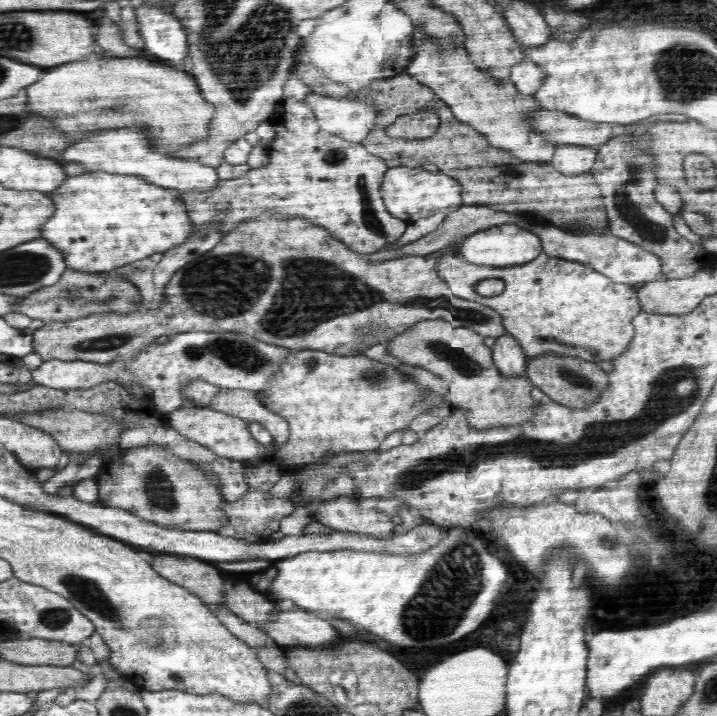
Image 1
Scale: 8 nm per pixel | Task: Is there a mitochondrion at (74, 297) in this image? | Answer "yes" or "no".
yes

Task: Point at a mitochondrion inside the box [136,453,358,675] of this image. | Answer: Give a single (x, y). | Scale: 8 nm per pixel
(156, 486)

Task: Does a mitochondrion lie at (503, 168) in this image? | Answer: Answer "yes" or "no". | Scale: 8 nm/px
yes

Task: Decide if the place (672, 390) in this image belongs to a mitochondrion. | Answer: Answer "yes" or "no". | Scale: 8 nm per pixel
yes

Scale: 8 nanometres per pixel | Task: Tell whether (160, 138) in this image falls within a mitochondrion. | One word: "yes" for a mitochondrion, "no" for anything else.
yes

